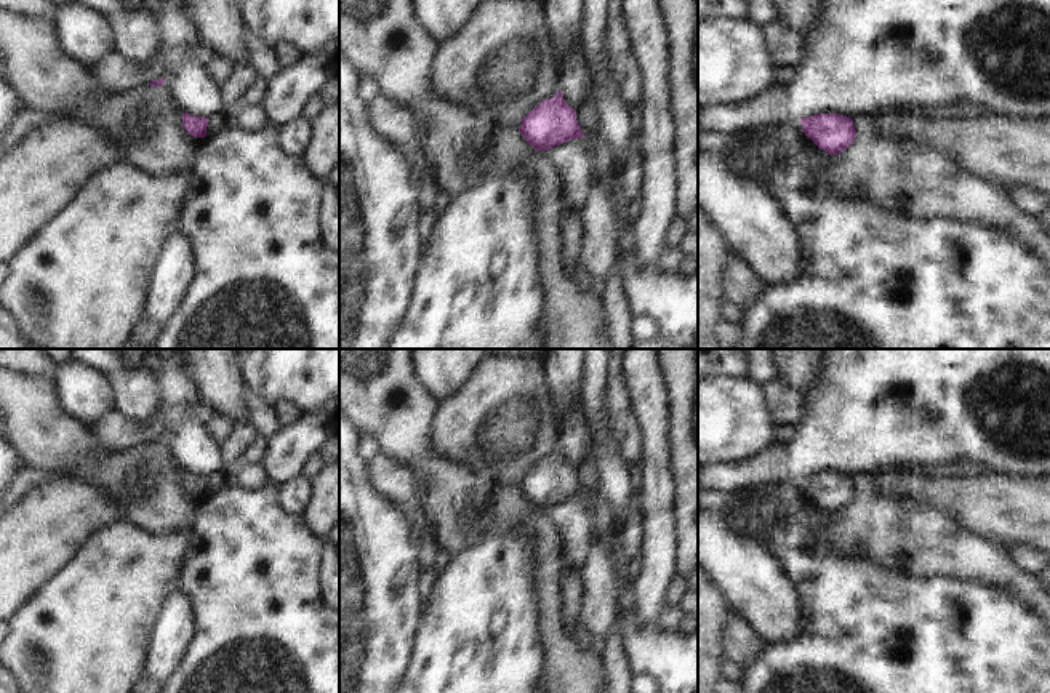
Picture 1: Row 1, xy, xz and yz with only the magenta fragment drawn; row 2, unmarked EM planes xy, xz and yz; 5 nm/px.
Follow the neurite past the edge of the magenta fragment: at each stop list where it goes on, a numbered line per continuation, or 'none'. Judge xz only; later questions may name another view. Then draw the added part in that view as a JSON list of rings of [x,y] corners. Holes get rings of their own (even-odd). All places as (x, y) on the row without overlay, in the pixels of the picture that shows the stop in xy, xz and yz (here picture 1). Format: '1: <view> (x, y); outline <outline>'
none

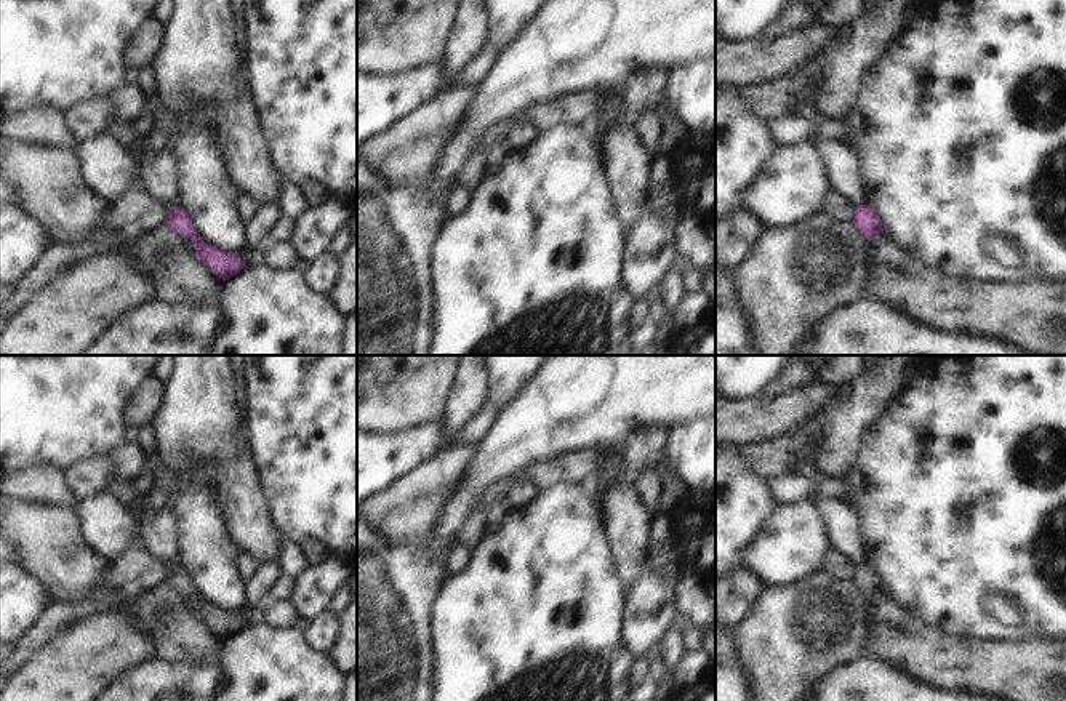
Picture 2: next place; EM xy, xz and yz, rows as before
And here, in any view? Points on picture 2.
1: yz (842, 524); outline [[[823,495],[815,496],[813,503],[826,525],[832,549],[845,555],[852,565],[866,563],[860,517],[853,504]]]

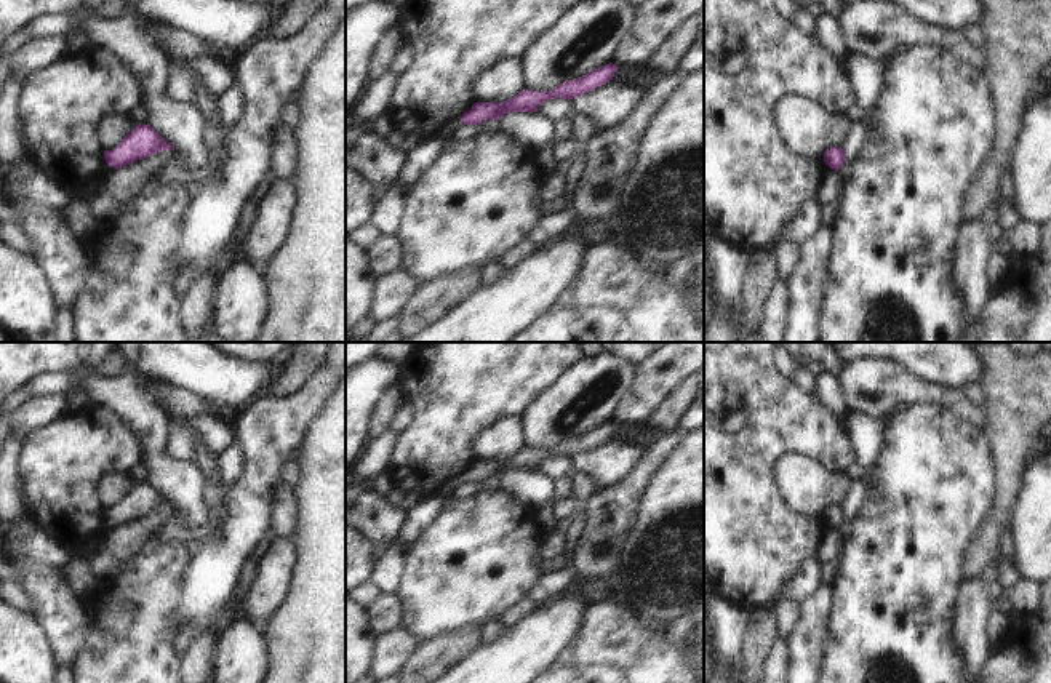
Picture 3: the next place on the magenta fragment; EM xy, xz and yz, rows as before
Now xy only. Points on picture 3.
1: xy (107, 531); outline [[[106,521],[106,523],[101,526],[101,539],[102,539],[102,542],[104,542],[104,541],[109,541],[109,539],[112,539],[112,537],[115,537],[115,536],[117,536],[117,528]]]

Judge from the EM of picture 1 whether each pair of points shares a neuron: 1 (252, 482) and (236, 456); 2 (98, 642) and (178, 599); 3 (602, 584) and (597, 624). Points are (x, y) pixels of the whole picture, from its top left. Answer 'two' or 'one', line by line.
1: two
2: two
3: one

